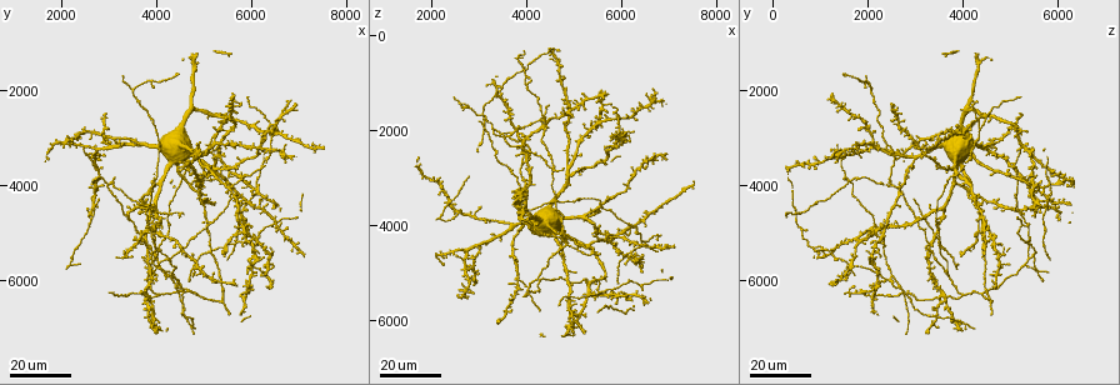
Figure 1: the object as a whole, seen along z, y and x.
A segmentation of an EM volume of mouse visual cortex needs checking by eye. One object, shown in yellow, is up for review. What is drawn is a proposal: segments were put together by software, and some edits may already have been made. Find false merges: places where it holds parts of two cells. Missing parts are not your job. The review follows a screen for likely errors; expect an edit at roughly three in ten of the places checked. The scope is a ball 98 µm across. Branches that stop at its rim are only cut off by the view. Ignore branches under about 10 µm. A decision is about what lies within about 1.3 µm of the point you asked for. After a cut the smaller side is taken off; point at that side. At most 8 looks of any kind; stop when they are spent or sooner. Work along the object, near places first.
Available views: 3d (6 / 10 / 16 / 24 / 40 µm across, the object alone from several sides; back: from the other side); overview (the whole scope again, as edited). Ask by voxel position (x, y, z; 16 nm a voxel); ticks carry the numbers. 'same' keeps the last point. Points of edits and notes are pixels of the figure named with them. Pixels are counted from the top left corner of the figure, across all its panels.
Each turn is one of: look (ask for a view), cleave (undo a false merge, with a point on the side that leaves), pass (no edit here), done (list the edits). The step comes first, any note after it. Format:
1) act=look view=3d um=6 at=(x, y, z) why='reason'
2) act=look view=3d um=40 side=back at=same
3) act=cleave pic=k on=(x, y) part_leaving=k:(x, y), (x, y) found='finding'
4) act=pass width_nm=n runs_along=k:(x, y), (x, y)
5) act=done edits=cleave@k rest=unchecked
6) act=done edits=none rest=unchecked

act=look view=3d um=16 at=(6100, 4150, 5450) why='four arms meet'

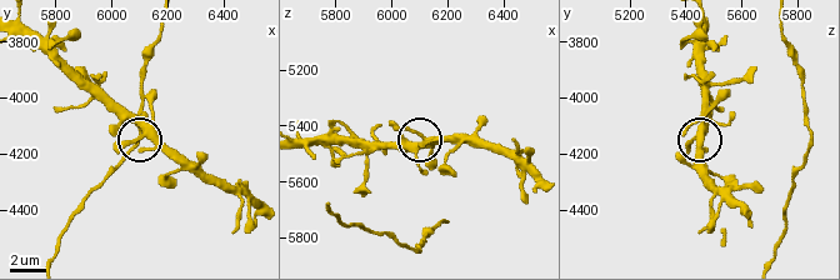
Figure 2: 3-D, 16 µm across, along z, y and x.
act=look view=3d um=6 at=(6150, 4100, 5450) why='closer look'

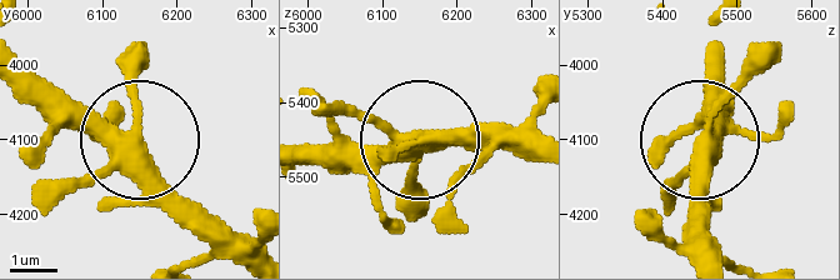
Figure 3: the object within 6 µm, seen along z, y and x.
act=pass width_nm=370 found='one cell here'

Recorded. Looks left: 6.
act=look view=3d um=16 at=(3150, 3850, 1650)

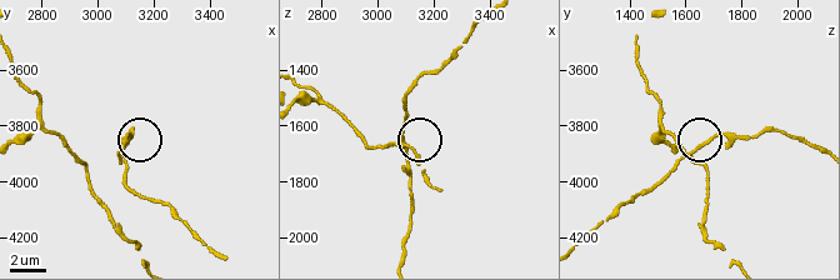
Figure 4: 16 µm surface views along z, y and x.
act=look view=3d um=10 at=(3100, 3880, 1660)

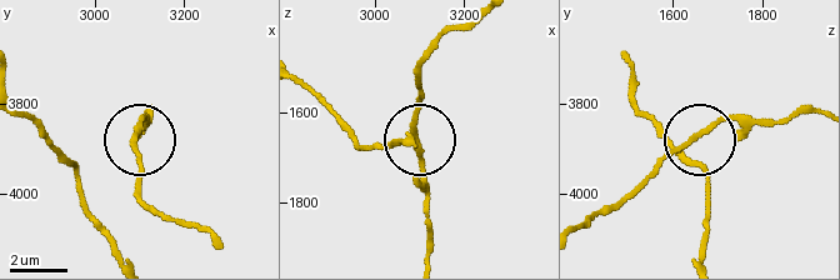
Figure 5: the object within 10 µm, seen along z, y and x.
act=pass side_arm_um=40 found='one cell here'

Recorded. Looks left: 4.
act=look view=3d um=16 at=(4000, 6300, 3950) why='branch point'

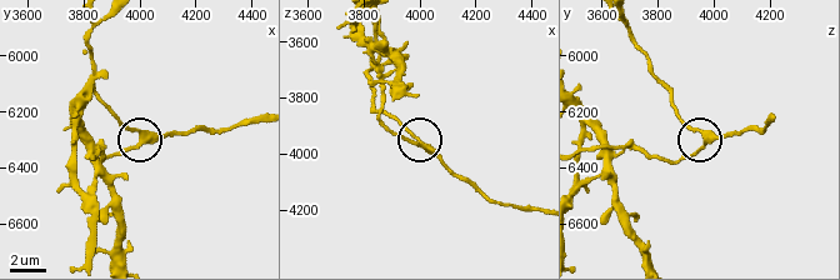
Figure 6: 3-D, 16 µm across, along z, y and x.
act=look view=3d um=10 at=(4020, 6300, 3970)

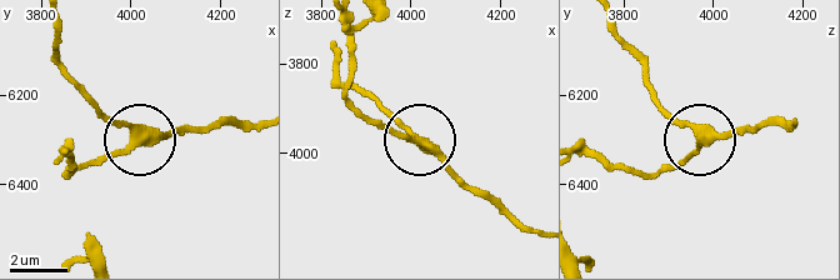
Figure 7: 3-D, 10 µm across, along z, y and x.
act=pass width_nm=290 found='one cell here'

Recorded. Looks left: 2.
act=look view=3d um=24 at=(4550, 6300, 2800) why='two arms in line, one across'

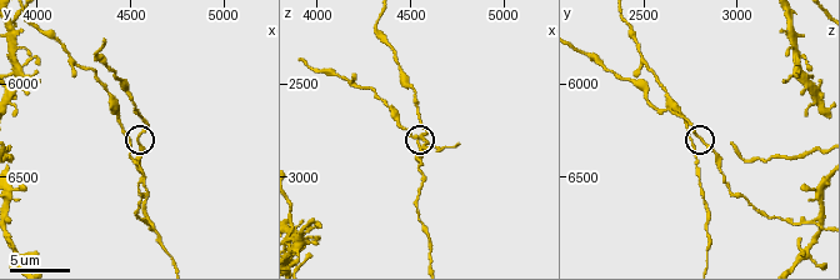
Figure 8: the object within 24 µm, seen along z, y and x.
act=look view=3d um=10 at=(4540, 6300, 2820) why='zoom in'

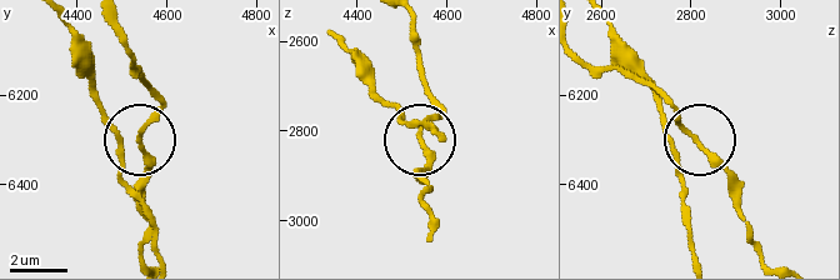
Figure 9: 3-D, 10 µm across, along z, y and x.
act=pass width_nm=140 runs_along=9:(64, 25), (111, 133), (140, 143), (145, 188) found='all the same cell'

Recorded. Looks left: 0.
act=done edits=none rest=unchecked

